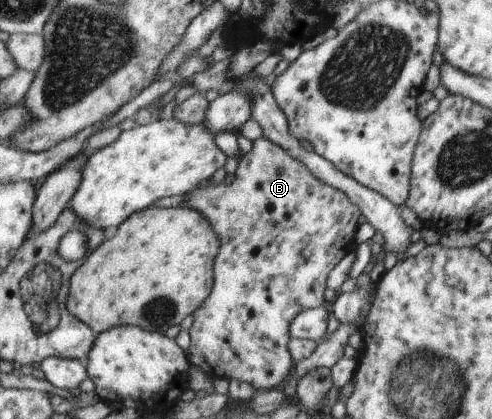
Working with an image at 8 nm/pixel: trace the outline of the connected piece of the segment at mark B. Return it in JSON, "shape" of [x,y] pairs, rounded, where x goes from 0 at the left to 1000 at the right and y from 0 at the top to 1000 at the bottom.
{"shape":[[[541,329],[522,332],[516,339],[514,356],[494,375],[492,396],[478,408],[476,418],[478,427],[465,442],[453,432],[437,442],[429,437],[429,427],[407,442],[396,442],[396,451],[376,461],[378,473],[368,487],[368,494],[388,494],[392,504],[404,504],[413,513],[413,523],[429,532],[433,551],[445,566],[445,604],[441,604],[441,613],[433,623],[433,687],[425,709],[392,747],[392,771],[388,785],[384,785],[388,823],[384,823],[378,847],[386,871],[404,876],[425,900],[502,912],[524,933],[551,931],[573,924],[575,914],[593,893],[596,857],[585,833],[585,816],[589,814],[587,776],[591,776],[591,766],[620,737],[659,728],[659,697],[669,654],[703,609],[722,599],[722,556],[730,542],[726,525],[736,511],[730,494],[713,484],[701,461],[681,451],[681,446],[673,446],[673,442],[665,442],[665,437],[657,437],[657,432],[648,432],[648,422],[640,422],[614,387],[604,384],[579,356],[571,356],[567,346],[559,346],[555,337],[547,337]]]}

